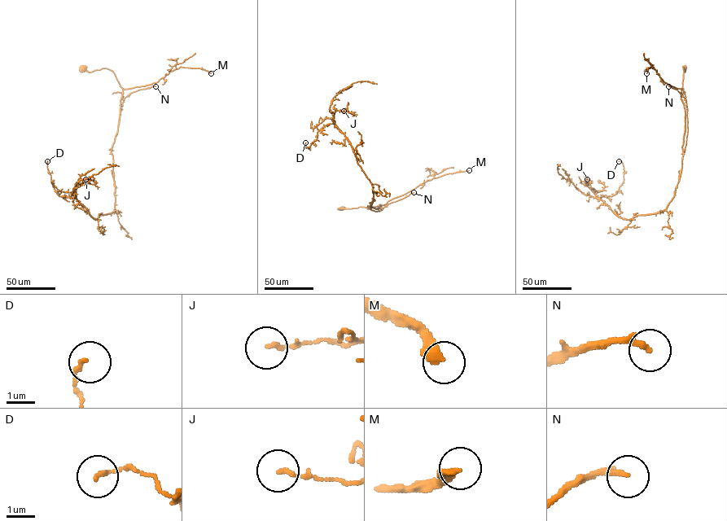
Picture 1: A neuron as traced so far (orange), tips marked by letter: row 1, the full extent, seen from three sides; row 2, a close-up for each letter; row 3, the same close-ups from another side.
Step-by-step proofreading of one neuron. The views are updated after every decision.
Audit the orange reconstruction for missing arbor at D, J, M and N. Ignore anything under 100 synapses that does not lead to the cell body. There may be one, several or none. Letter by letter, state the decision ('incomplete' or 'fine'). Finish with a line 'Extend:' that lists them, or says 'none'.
D: fine
J: fine
M: incomplete
N: fine
Extend: M

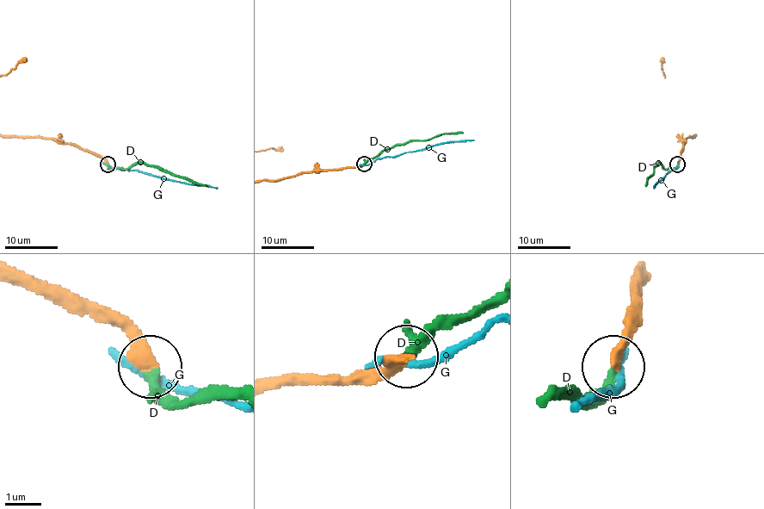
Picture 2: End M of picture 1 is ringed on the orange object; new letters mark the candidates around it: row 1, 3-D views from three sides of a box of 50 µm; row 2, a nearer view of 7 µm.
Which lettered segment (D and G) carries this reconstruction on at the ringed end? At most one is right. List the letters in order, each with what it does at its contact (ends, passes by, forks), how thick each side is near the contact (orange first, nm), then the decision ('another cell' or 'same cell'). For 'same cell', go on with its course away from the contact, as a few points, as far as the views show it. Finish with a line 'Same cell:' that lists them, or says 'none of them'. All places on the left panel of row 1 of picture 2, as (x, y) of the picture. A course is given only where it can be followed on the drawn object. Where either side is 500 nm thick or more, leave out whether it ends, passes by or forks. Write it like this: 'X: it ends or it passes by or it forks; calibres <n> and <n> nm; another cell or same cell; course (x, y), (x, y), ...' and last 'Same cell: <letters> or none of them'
D: it passes by; calibres 320 and 200 nm; same cell; course (107, 164), (113, 170), (146, 163), (206, 185)
G: it ends; calibres 360 and 280 nm; another cell
Same cell: D

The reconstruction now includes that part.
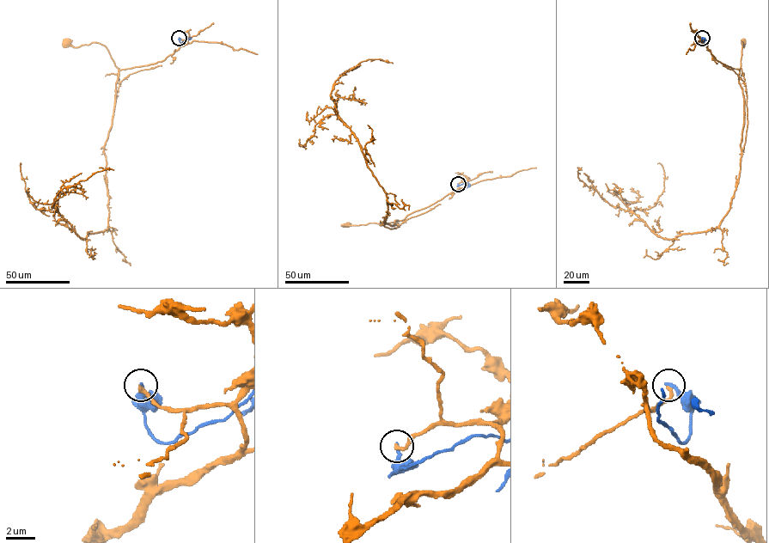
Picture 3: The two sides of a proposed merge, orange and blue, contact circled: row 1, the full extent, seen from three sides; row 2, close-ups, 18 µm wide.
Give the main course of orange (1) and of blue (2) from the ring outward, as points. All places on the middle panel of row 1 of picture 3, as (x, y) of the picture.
1: (458, 184), (466, 183), (403, 220), (347, 225)
2: (458, 184), (468, 183), (466, 187)

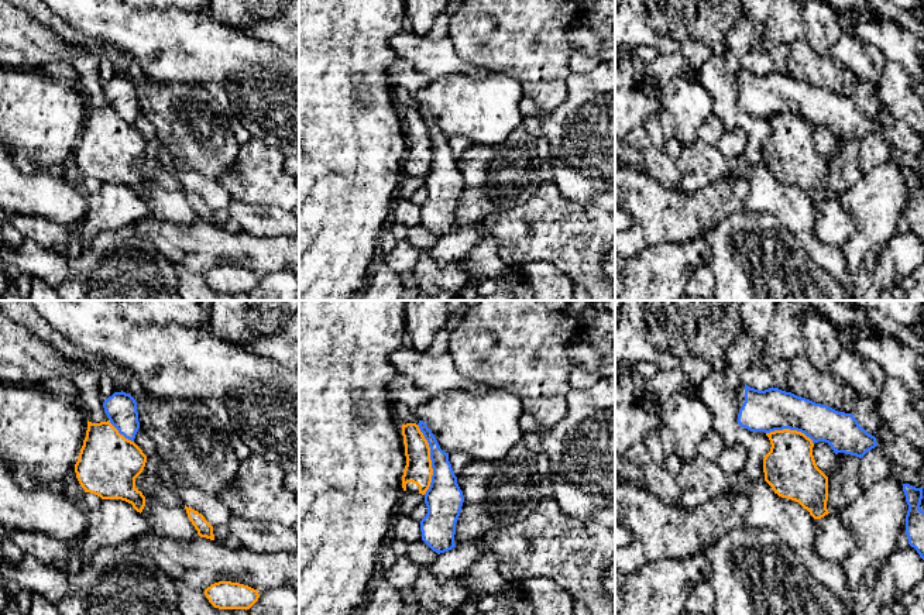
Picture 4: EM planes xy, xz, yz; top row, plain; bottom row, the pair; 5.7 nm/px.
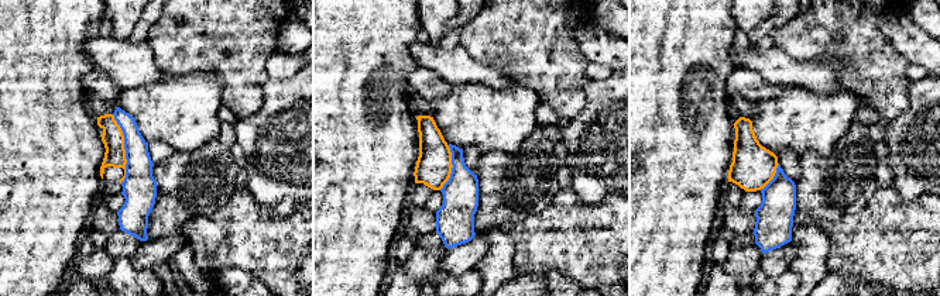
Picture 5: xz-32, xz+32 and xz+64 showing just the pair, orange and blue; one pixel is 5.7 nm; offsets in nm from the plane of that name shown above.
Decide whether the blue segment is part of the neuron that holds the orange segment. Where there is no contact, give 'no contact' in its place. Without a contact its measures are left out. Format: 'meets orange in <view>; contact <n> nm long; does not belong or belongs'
meets orange in xz; contact 400 nm long; does not belong

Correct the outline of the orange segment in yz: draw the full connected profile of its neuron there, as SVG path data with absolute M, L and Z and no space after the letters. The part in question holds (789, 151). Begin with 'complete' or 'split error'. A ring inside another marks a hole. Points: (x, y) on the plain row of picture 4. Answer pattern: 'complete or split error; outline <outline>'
complete; outline M790 113L766 120L772 131L763 142L763 157L774 178L798 186L814 203L828 199L828 161L815 148L813 124Z

